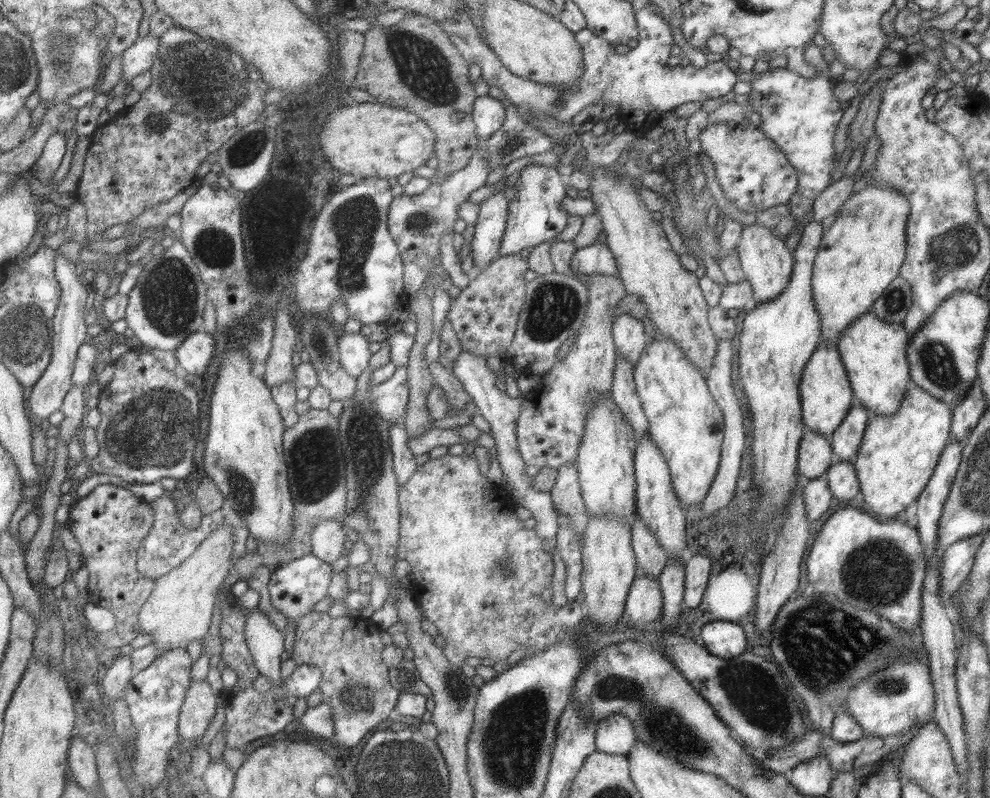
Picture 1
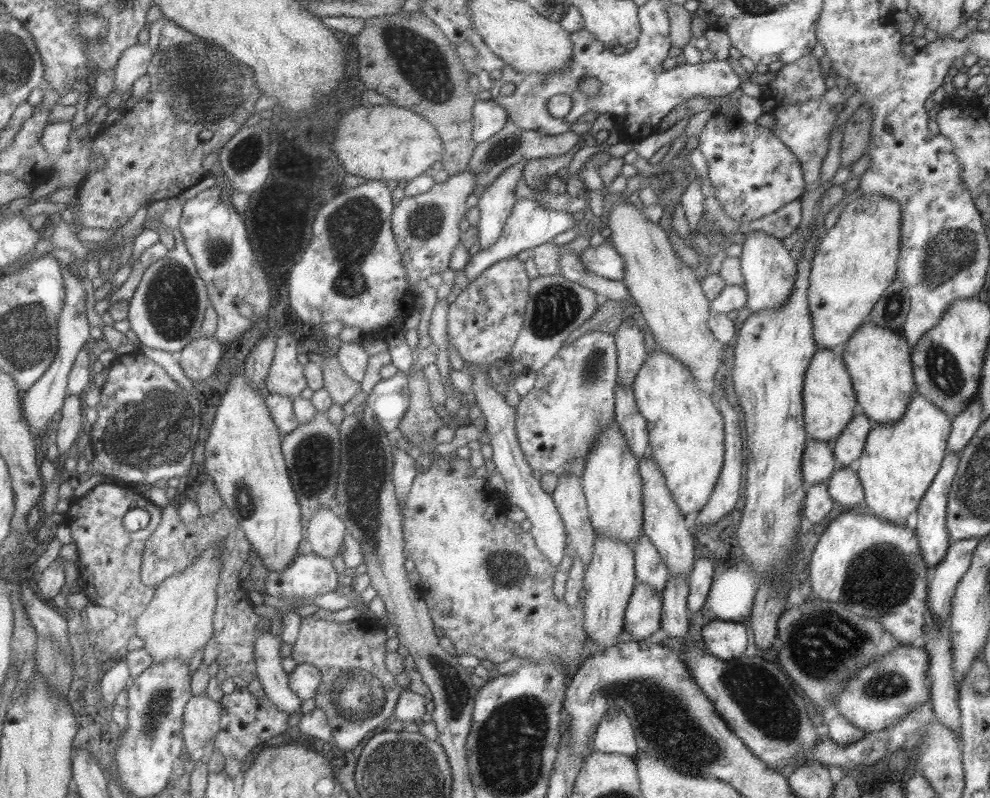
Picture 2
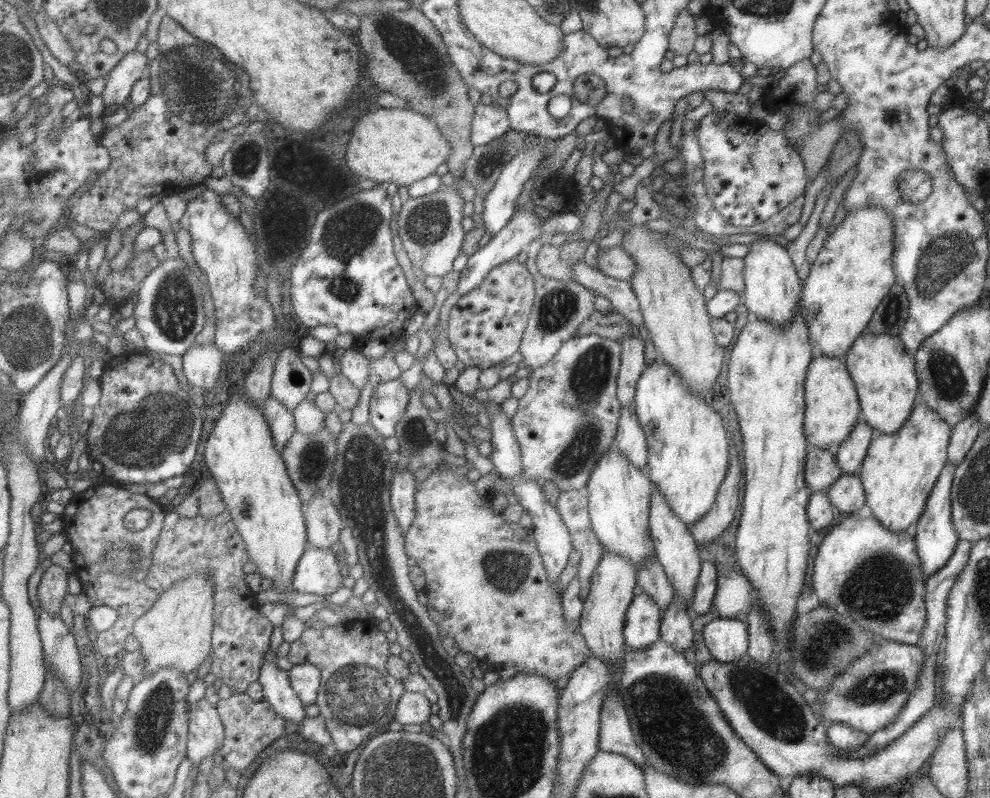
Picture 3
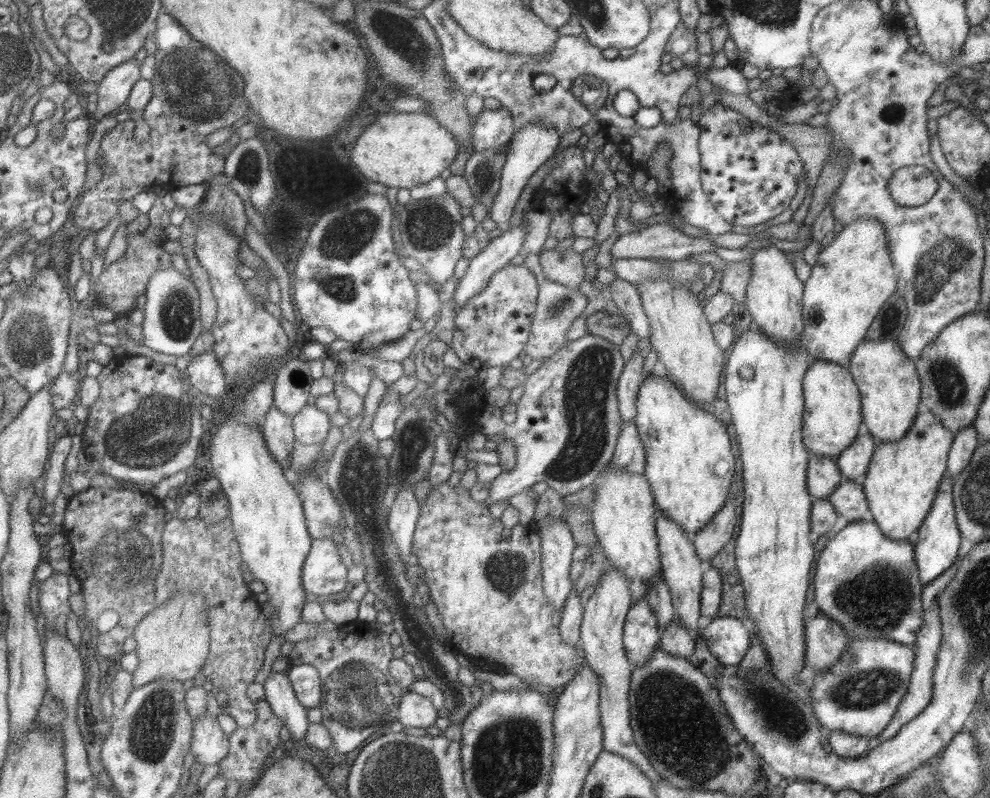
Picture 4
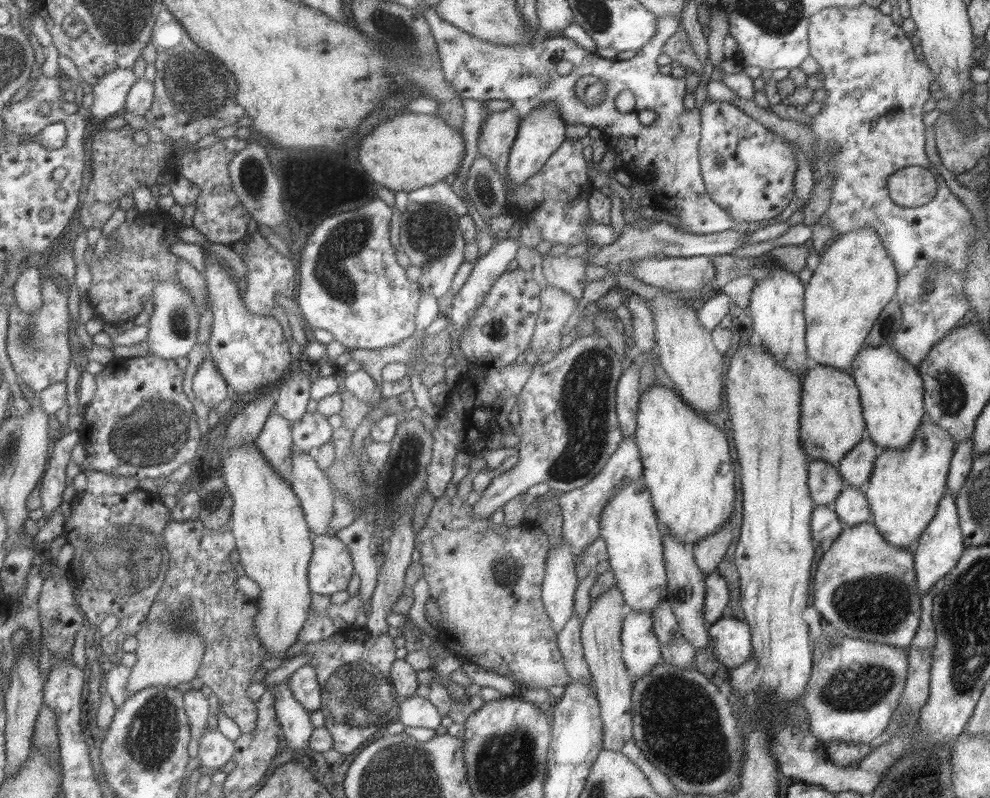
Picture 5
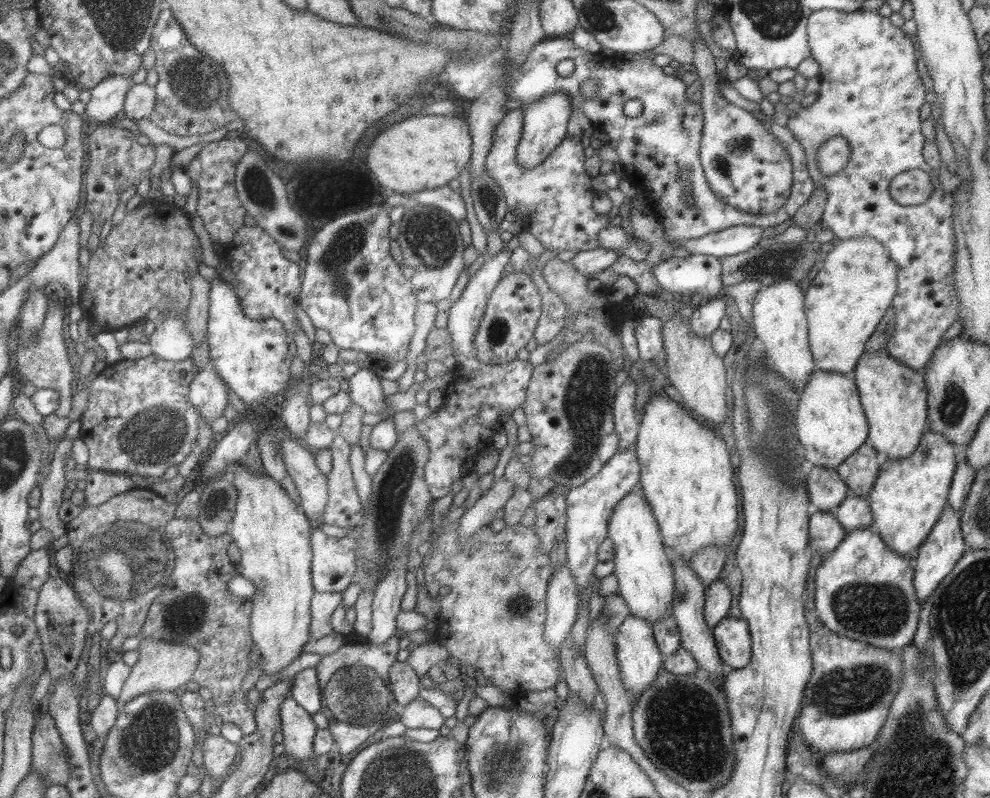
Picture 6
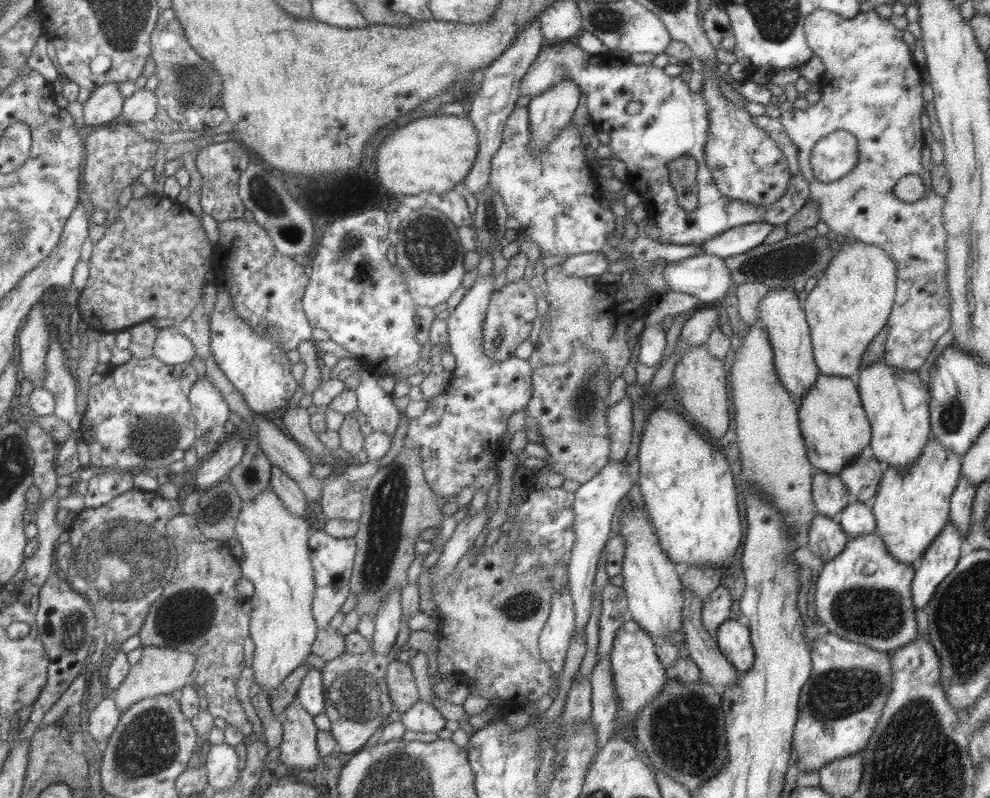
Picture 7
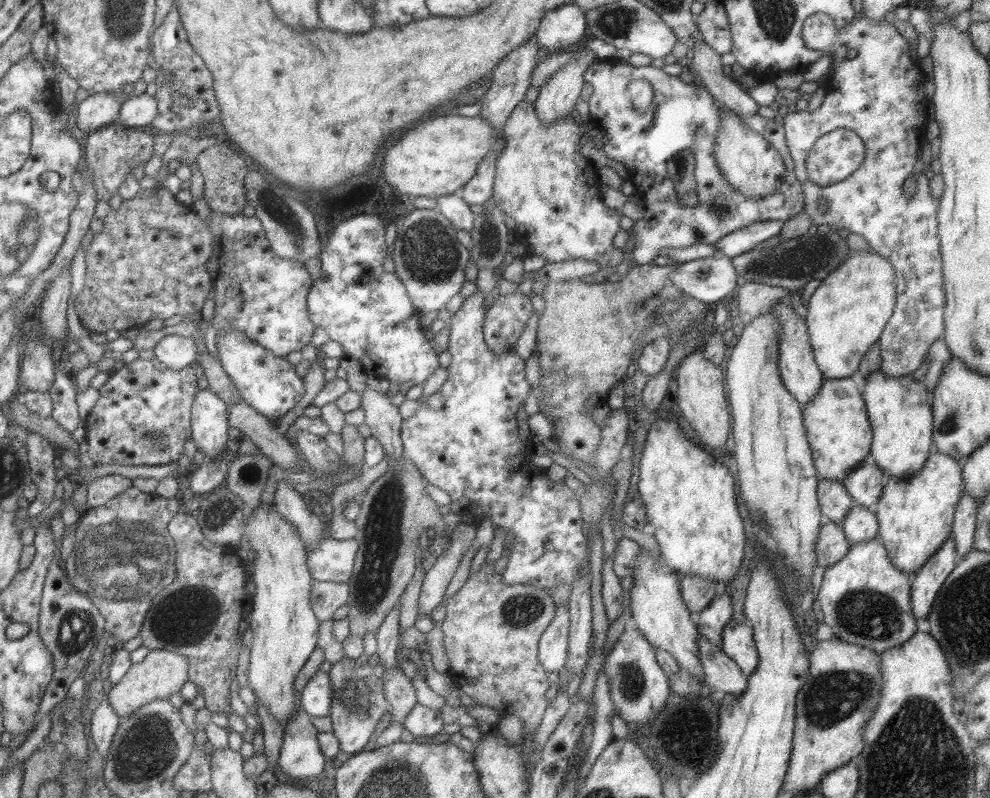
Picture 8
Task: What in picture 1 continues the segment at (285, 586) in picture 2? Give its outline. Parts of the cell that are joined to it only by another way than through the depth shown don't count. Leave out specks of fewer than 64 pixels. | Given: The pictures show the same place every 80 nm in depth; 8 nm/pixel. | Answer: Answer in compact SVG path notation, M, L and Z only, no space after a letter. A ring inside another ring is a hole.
M309 553L306 554L305 556L301 556L299 558L296 558L295 560L292 560L291 562L288 562L287 564L281 565L279 567L273 568L271 569L271 573L270 573L270 579L269 582L267 584L267 589L268 589L268 593L269 593L269 600L271 603L271 606L273 608L275 608L275 610L277 610L277 612L280 612L281 614L283 614L283 616L285 616L286 620L295 620L295 630L296 630L296 621L298 620L299 617L303 616L304 614L310 613L311 611L313 611L313 606L315 606L315 604L317 604L317 602L319 602L319 600L327 597L327 588L330 582L330 577L331 576L331 567L329 564L327 564L326 562L323 562L322 560L319 560L319 558L317 558L316 556L313 556L313 554Z

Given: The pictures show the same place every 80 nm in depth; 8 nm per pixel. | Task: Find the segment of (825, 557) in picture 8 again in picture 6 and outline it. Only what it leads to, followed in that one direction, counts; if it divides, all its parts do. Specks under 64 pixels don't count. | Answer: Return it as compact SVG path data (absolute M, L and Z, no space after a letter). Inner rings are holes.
M812 509L808 515L808 548L825 556L841 540L845 529L834 517L833 512Z

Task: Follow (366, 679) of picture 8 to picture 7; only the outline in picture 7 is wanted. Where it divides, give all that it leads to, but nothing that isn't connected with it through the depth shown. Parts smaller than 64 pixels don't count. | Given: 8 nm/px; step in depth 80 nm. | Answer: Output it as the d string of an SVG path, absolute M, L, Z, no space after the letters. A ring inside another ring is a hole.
M393 643L386 653L377 654L373 650L361 654L351 654L343 651L339 656L324 661L323 667L320 668L322 685L324 688L325 699L328 707L322 710L323 714L330 720L330 733L339 744L340 752L357 752L363 743L375 732L379 730L379 725L385 723L387 715L396 710L396 706L391 702L388 688L386 687L386 668L387 665L396 659L396 653L399 643Z

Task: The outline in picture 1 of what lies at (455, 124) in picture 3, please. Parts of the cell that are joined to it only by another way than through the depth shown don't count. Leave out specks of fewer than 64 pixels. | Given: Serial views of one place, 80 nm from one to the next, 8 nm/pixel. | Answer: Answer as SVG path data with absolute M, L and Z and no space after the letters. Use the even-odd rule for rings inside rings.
M407 15L391 26L376 25L373 18L370 23L371 27L363 33L364 47L352 86L368 92L373 97L374 103L413 112L431 127L434 132L433 152L438 160L435 169L438 172L451 175L452 172L463 168L479 143L472 121L472 107L476 97L474 87L469 81L469 70L465 59L439 24L428 16Z

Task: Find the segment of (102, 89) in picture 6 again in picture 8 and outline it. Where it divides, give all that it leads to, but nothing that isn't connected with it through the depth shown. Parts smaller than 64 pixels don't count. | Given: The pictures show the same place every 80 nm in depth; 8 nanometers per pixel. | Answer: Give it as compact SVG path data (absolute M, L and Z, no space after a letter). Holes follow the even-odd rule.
M91 94L77 108L78 128L88 134L117 120L120 104L113 94Z

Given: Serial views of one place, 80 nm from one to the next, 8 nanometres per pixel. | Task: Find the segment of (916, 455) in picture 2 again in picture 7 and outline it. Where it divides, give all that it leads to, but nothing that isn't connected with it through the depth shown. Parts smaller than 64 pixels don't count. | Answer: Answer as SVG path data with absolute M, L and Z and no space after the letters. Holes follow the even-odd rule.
M931 438L925 442L919 456L912 463L902 467L888 466L888 469L881 475L870 504L855 499L838 512L836 519L849 538L875 532L881 537L887 552L892 557L895 557L895 560L914 566L927 548L927 545L931 542L931 539L936 537L946 520L949 519L948 506L951 493L959 477L961 477L960 464L961 456Z

